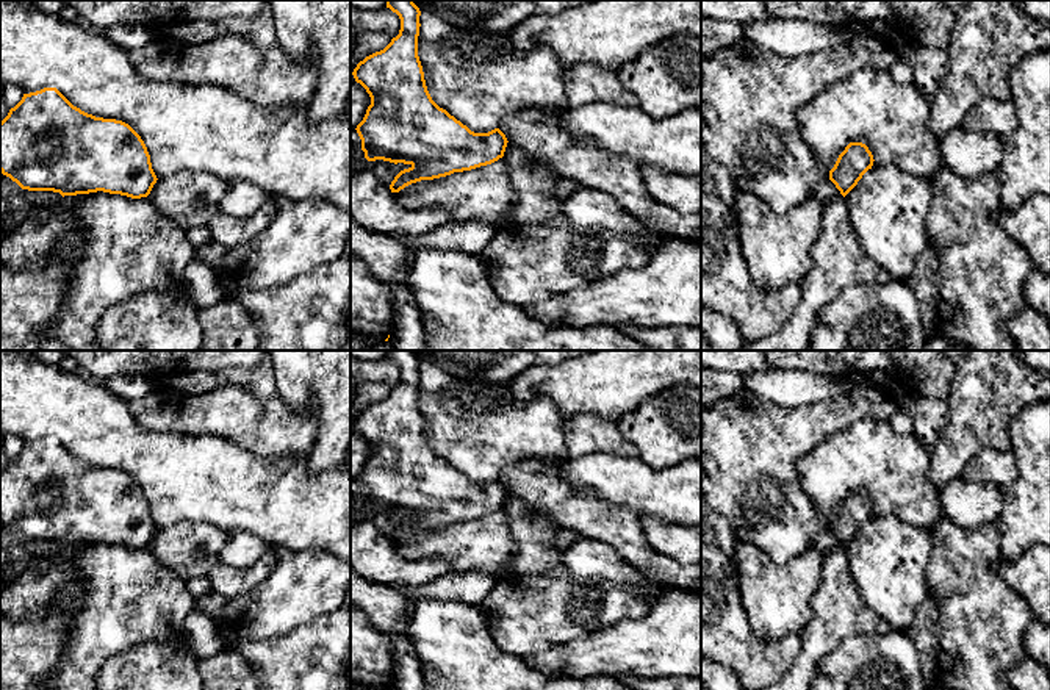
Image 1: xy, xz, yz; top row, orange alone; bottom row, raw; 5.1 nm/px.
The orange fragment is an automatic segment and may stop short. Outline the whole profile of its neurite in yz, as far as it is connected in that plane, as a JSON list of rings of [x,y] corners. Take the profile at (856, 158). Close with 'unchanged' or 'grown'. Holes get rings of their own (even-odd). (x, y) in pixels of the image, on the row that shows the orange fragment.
[[[850,142],[829,171],[829,180],[845,197],[862,175],[872,169],[873,161],[873,155],[865,144]]]; unchanged

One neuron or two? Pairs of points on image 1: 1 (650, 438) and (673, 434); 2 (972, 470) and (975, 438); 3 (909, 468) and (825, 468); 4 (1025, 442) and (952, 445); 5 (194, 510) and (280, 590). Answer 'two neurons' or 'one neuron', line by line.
1: one neuron
2: two neurons
3: one neuron
4: two neurons
5: two neurons

